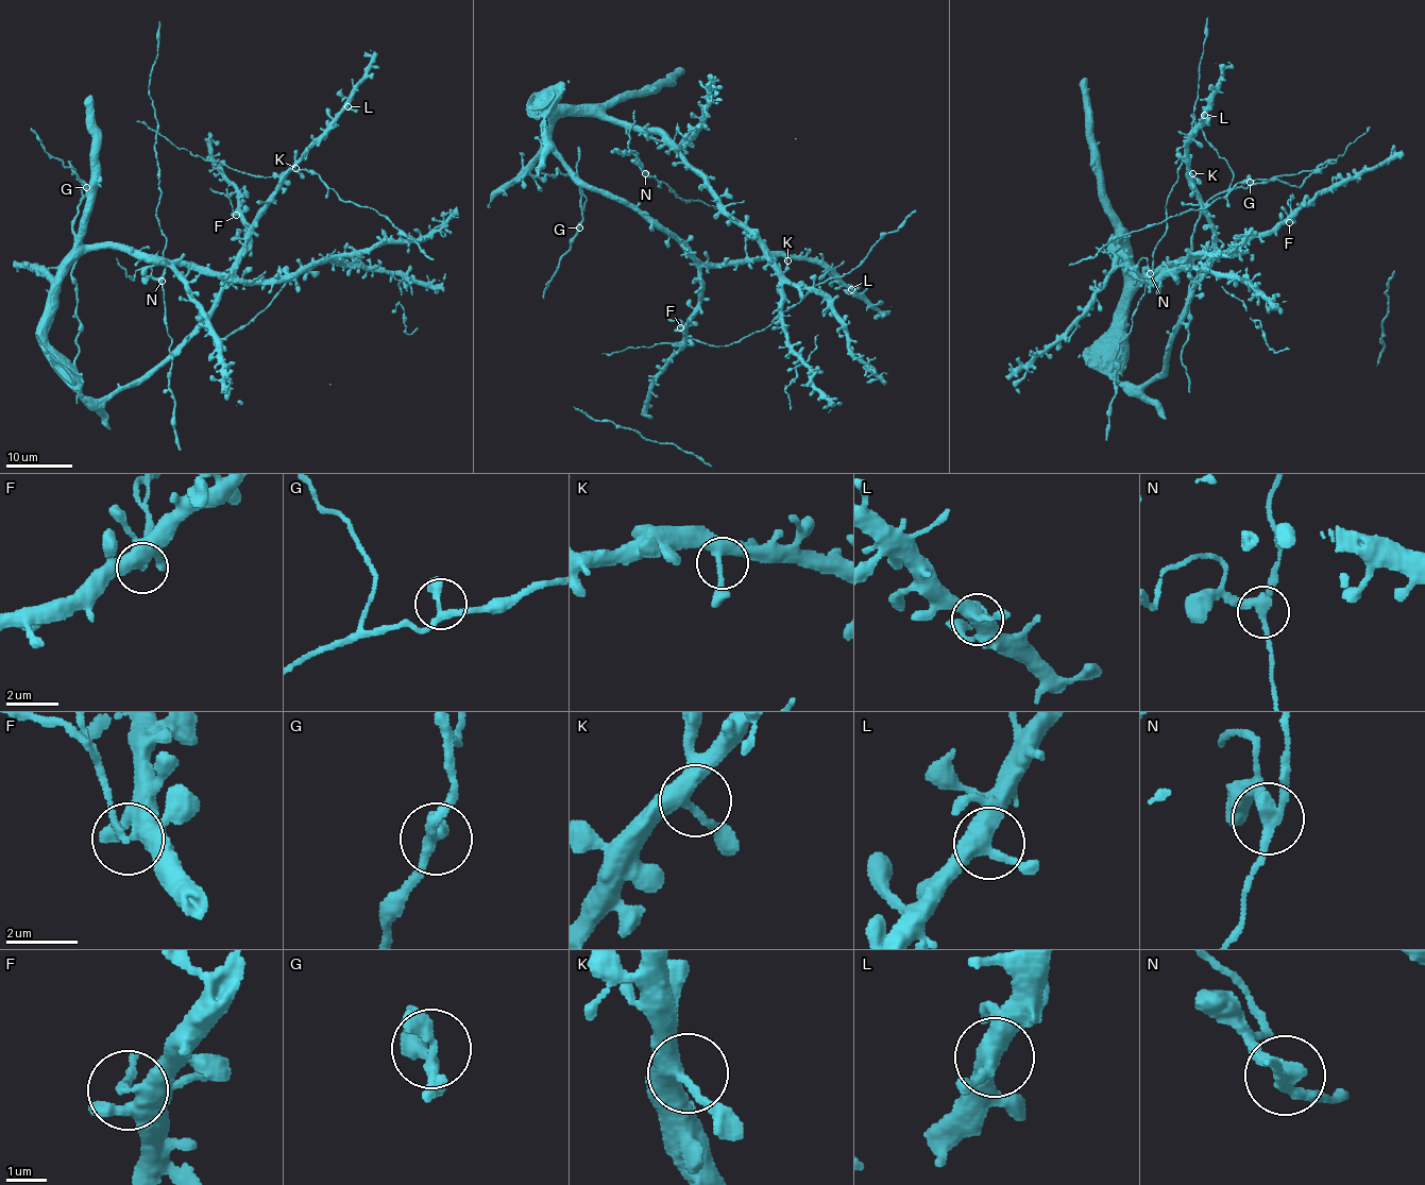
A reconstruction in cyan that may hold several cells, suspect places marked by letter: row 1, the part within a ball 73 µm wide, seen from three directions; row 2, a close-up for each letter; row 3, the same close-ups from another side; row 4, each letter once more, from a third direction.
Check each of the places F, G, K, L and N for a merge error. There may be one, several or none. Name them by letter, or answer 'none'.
F, N

